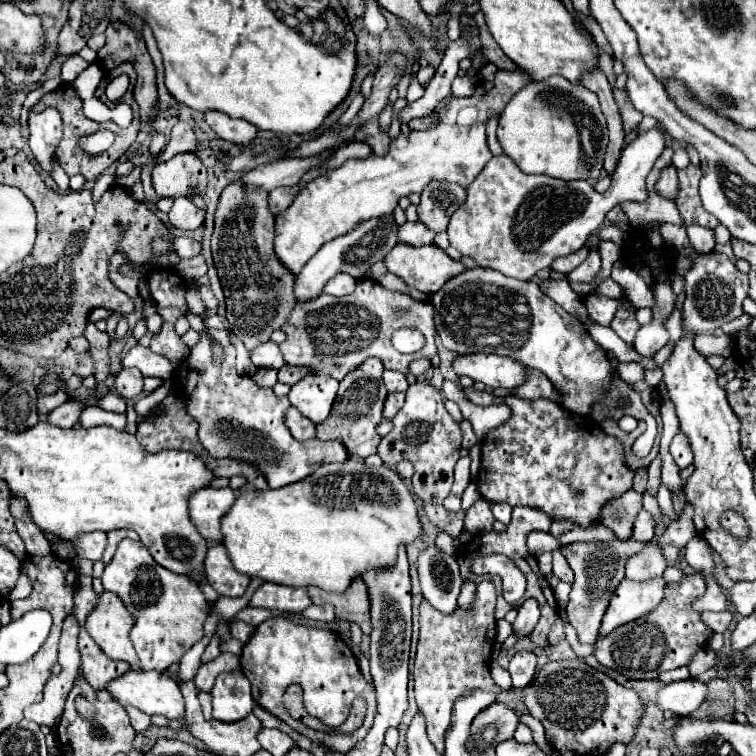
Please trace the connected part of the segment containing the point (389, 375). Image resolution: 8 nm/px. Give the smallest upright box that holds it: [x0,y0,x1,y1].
[383,371,407,393]

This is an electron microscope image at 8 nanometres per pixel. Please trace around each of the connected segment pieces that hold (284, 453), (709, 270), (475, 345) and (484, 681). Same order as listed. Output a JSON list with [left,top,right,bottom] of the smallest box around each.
[[177,329,347,489],[661,223,749,335],[429,267,611,415],[415,581,501,753]]

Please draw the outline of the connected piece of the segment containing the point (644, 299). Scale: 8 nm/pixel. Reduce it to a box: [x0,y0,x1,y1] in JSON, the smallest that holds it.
[611,261,655,309]

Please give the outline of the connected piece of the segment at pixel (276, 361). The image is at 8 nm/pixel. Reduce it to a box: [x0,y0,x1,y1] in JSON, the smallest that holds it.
[253,341,285,369]

